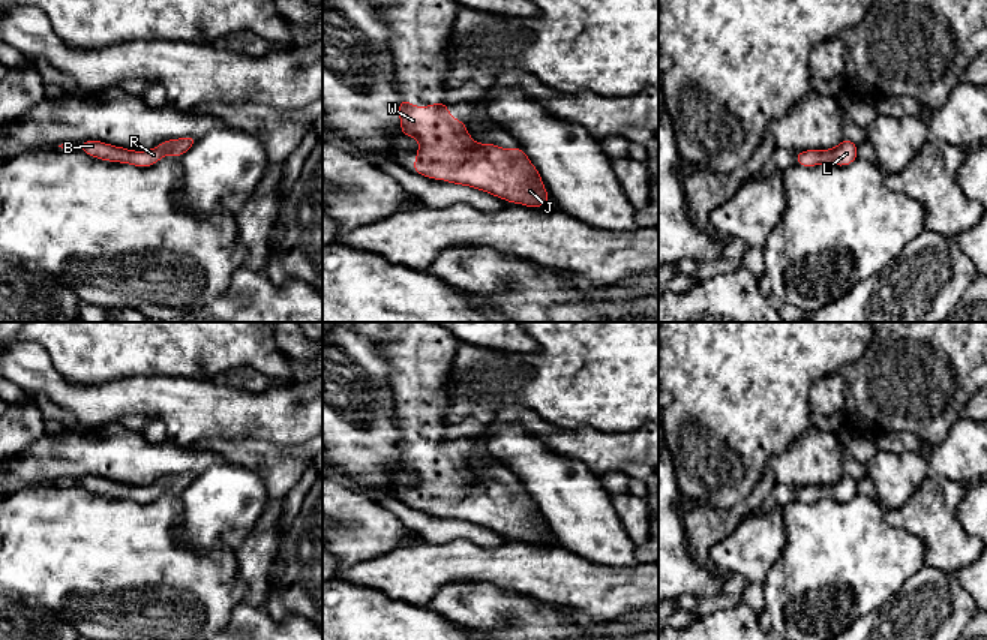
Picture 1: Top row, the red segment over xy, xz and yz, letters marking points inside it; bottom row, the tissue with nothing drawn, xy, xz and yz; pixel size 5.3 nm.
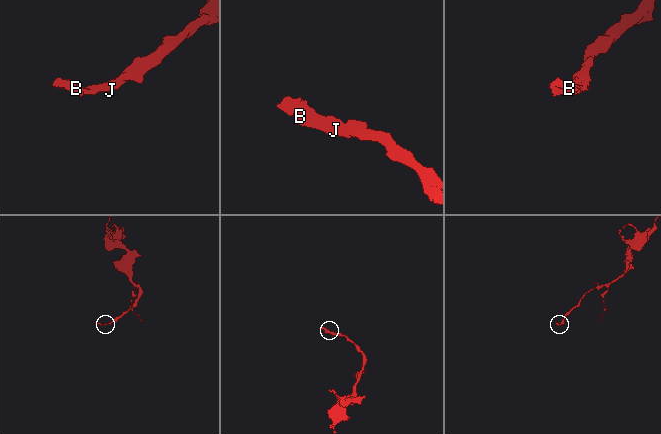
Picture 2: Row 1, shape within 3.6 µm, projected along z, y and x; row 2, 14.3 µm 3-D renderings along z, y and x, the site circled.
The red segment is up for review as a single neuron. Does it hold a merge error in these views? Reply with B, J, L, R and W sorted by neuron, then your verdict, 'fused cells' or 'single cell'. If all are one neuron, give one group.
B J L R W; single cell

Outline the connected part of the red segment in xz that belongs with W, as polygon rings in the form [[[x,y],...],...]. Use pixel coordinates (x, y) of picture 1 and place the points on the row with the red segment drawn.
[[[402,97],[398,114],[400,117],[400,133],[414,136],[420,144],[412,166],[416,174],[470,186],[512,204],[531,208],[540,208],[544,202],[552,202],[537,168],[520,147],[501,148],[490,142],[476,144],[466,130],[465,121],[452,117],[444,100],[429,106],[414,106]]]

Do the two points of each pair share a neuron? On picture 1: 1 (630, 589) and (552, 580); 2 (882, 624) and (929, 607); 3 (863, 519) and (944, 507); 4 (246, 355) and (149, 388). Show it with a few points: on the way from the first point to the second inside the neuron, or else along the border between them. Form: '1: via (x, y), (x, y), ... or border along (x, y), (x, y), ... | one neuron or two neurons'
1: via (611, 586), (585, 586), (572, 582) | one neuron
2: via (894, 624), (912, 624), (917, 619) | one neuron
3: border along (885, 510), (885, 520), (888, 523), (915, 535) | two neurons
4: border along (147, 376), (191, 376), (212, 381) | two neurons

